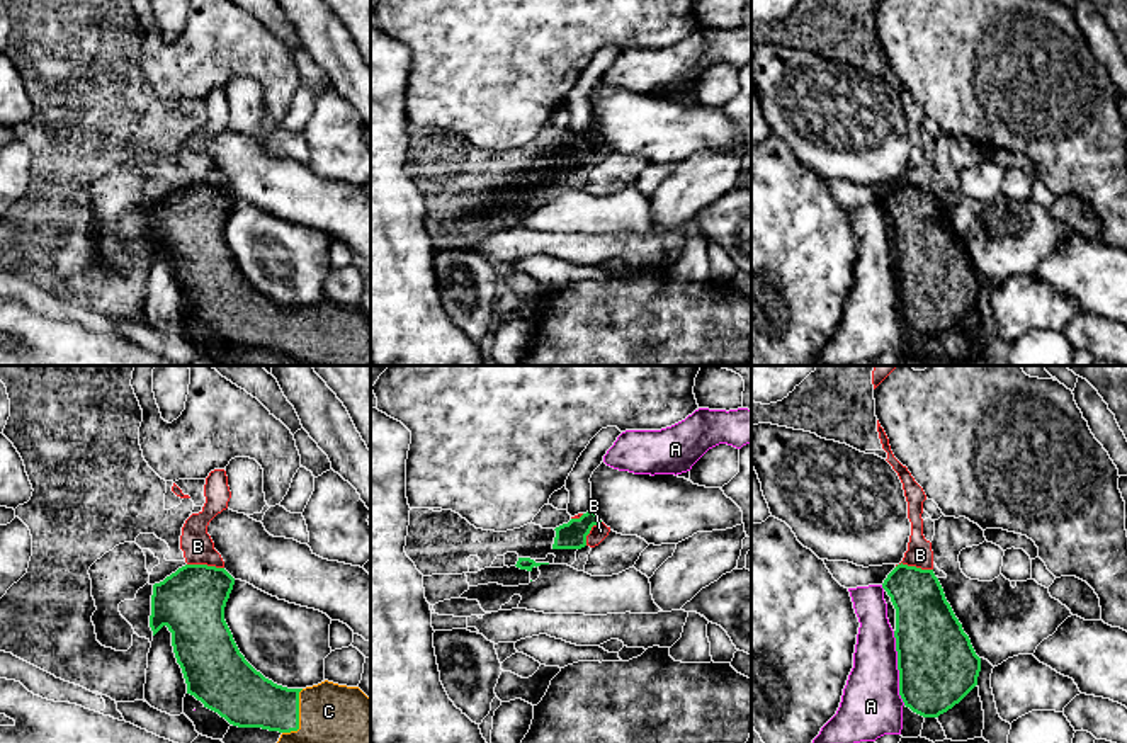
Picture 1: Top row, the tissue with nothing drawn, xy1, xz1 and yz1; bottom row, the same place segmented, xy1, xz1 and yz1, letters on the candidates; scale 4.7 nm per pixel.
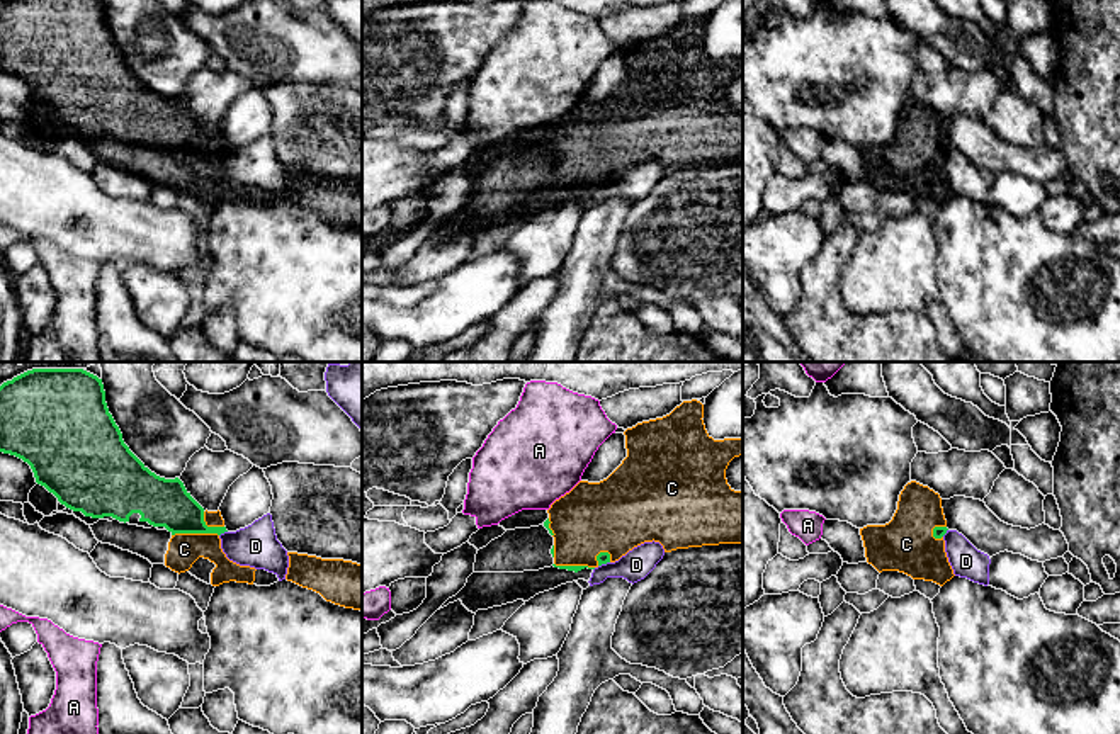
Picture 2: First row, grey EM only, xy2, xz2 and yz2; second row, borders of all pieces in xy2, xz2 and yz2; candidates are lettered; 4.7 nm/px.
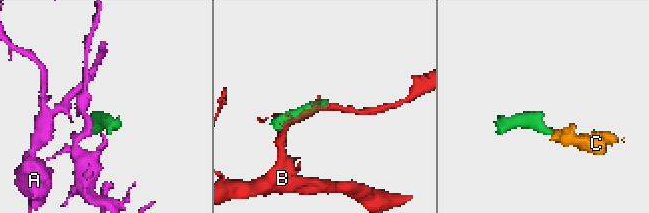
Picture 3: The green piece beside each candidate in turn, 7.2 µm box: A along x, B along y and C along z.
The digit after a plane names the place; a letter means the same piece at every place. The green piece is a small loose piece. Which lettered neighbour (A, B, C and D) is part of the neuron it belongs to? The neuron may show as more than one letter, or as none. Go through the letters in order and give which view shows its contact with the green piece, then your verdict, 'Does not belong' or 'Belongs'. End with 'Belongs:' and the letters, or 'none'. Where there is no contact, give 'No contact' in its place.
A: Touches green in yz1. Does not belong
B: Touches green in xy1. Does not belong
C: Touches green in xy1. Belongs
D: Touches green in xy2. Does not belong
Belongs: C

